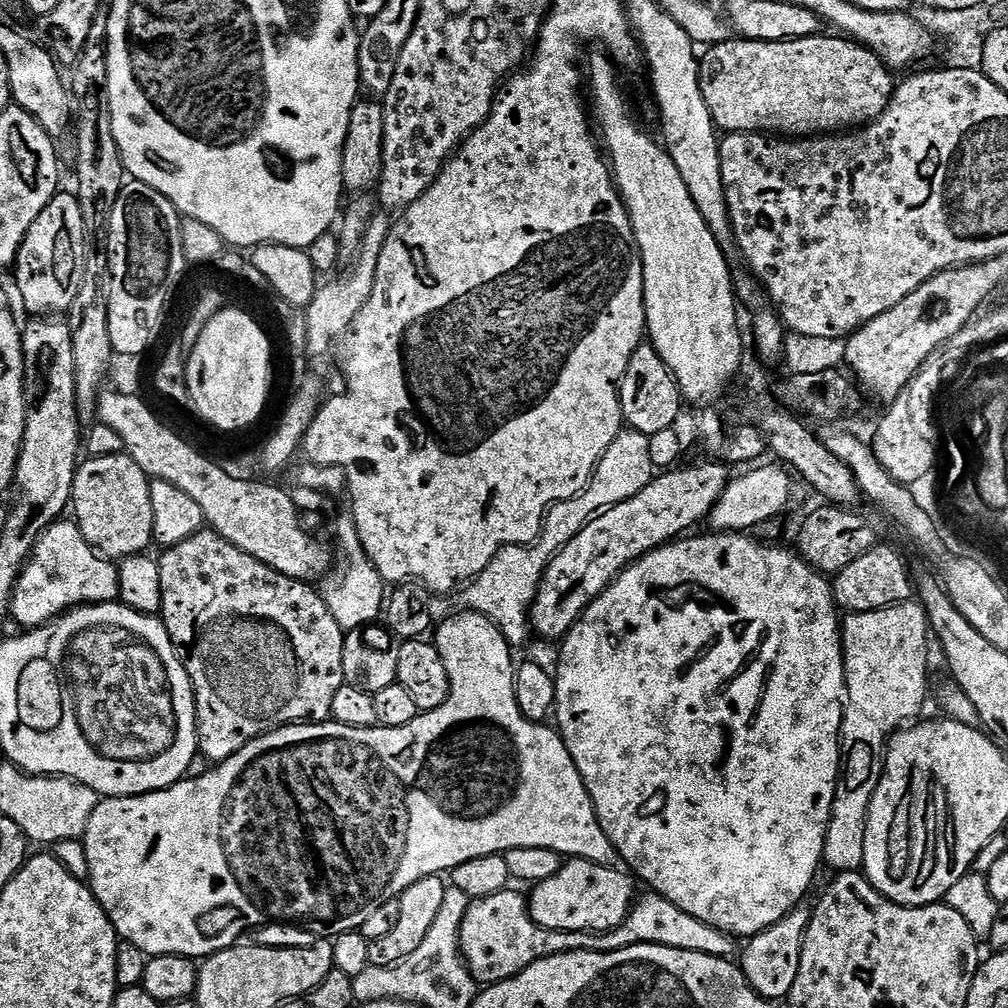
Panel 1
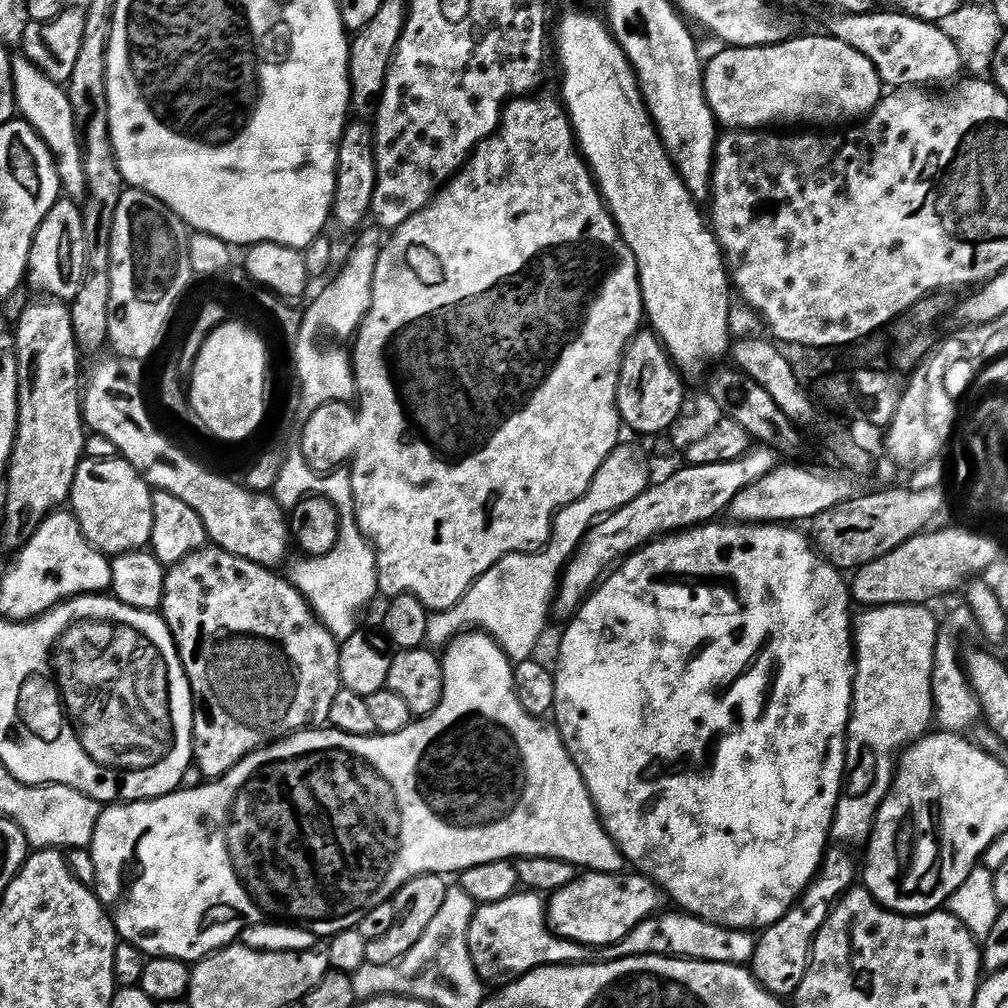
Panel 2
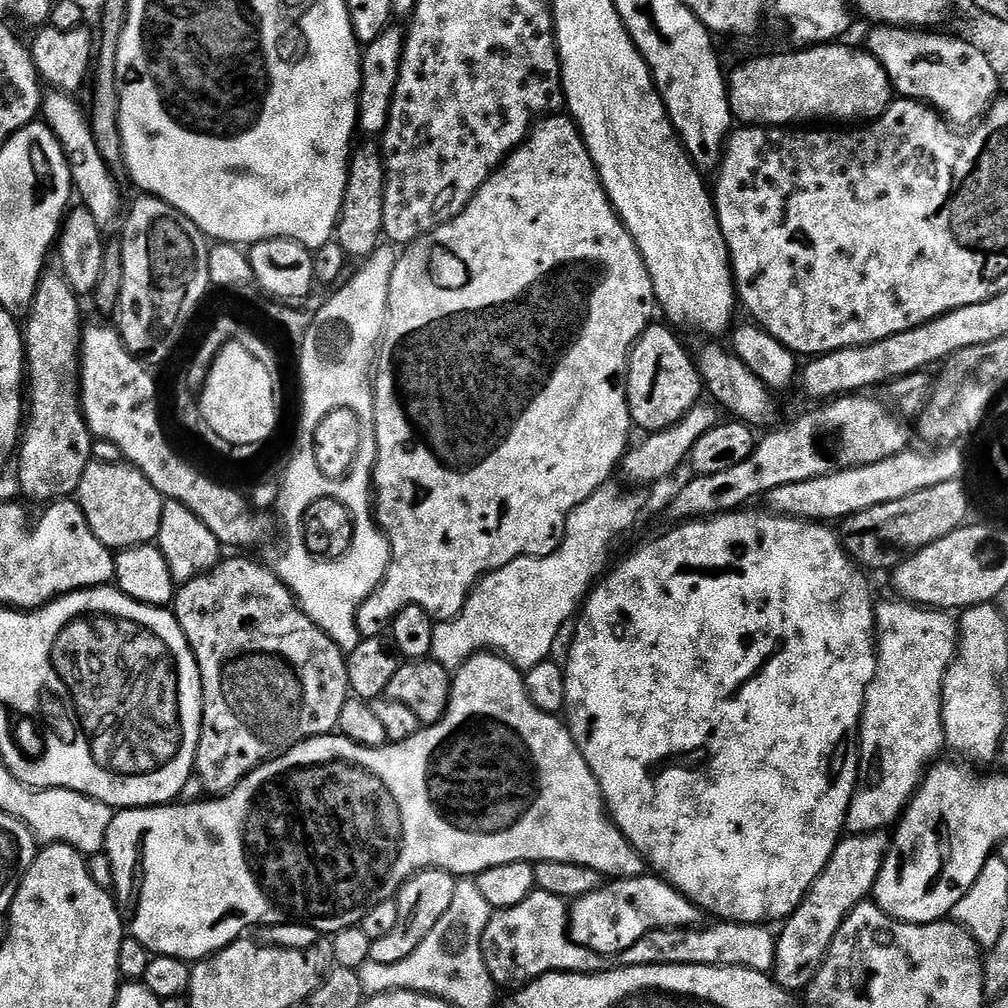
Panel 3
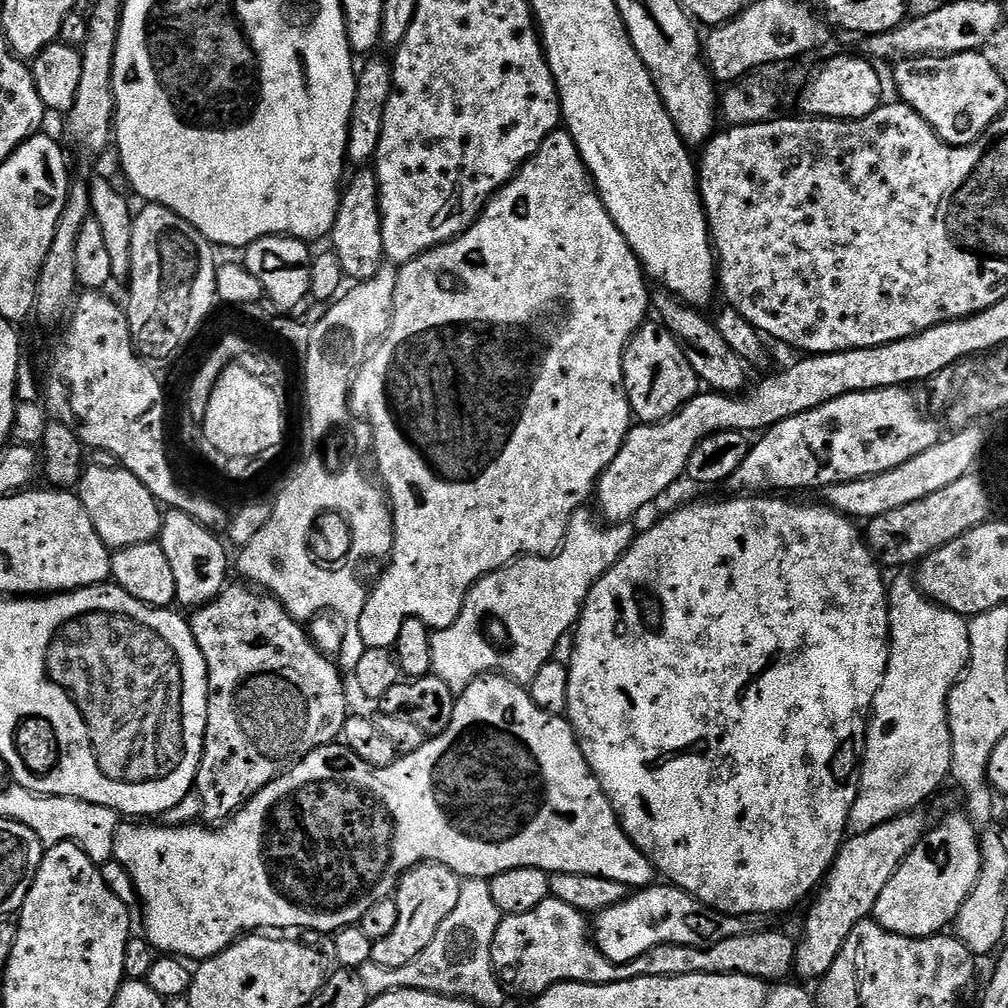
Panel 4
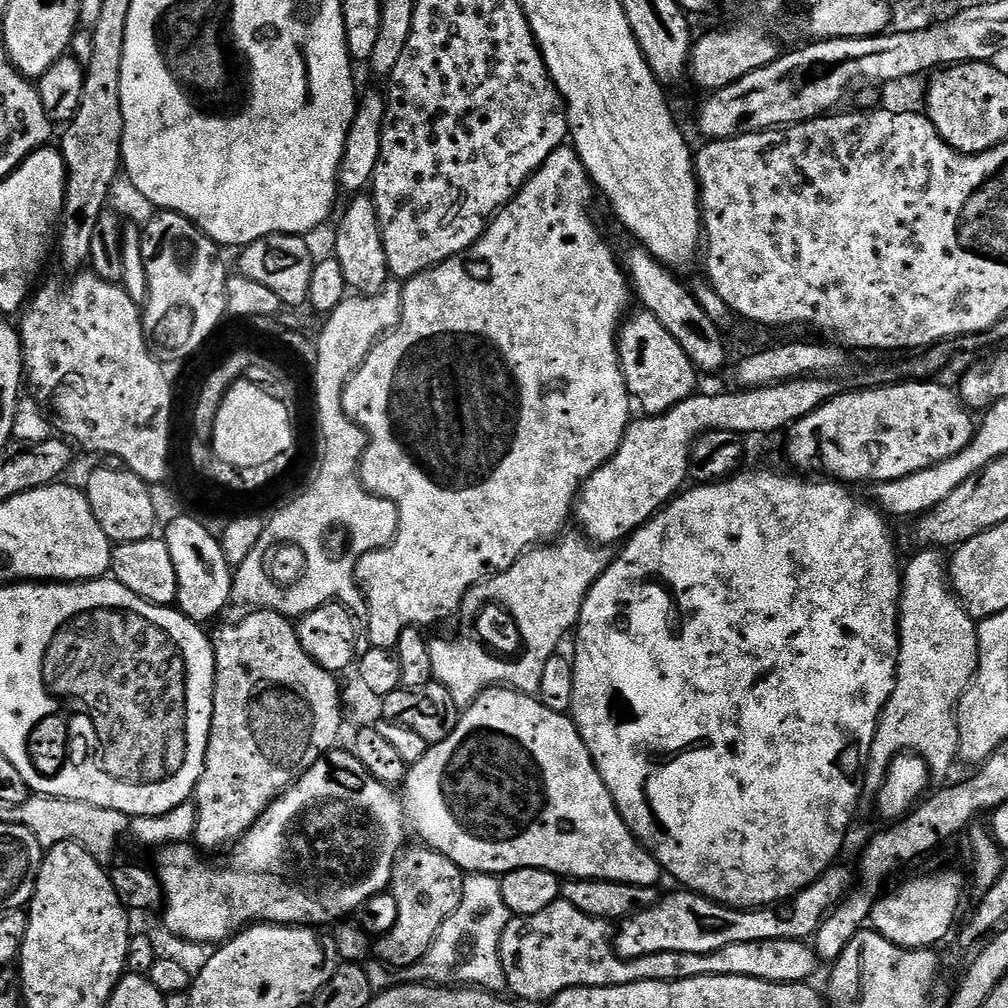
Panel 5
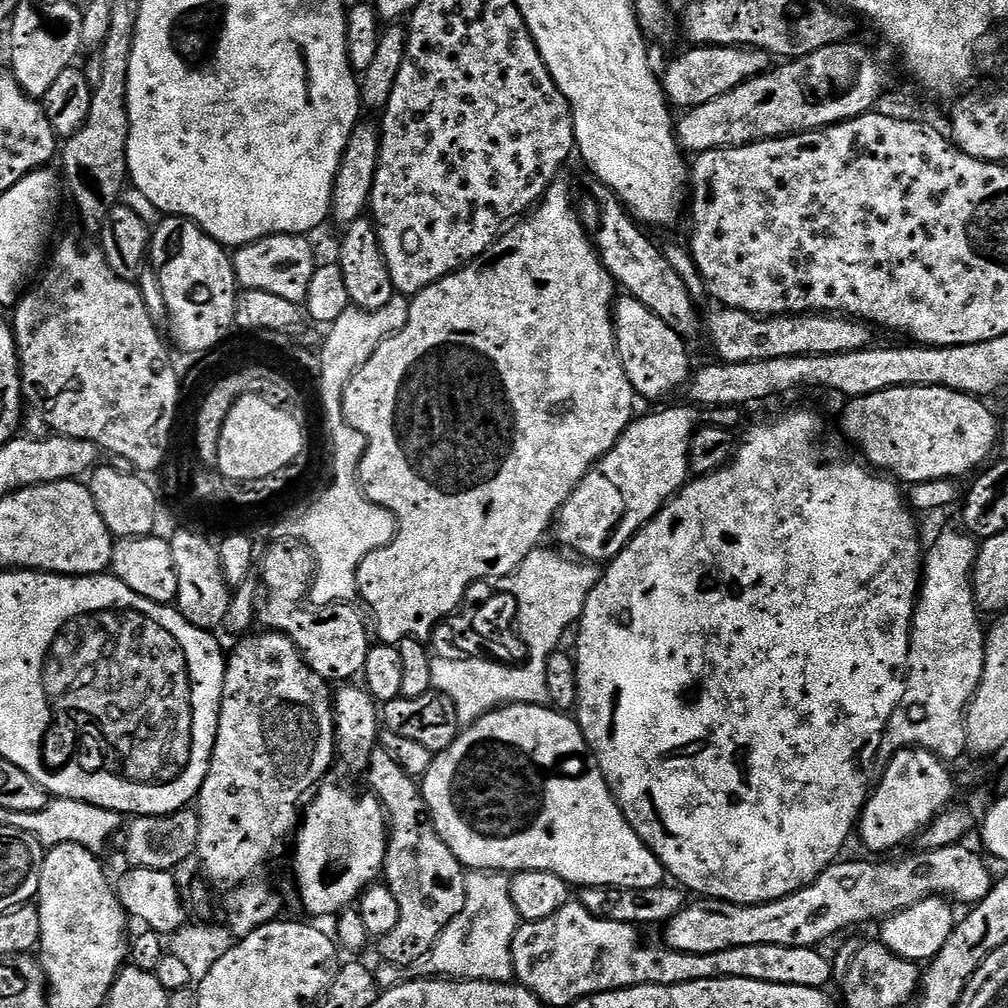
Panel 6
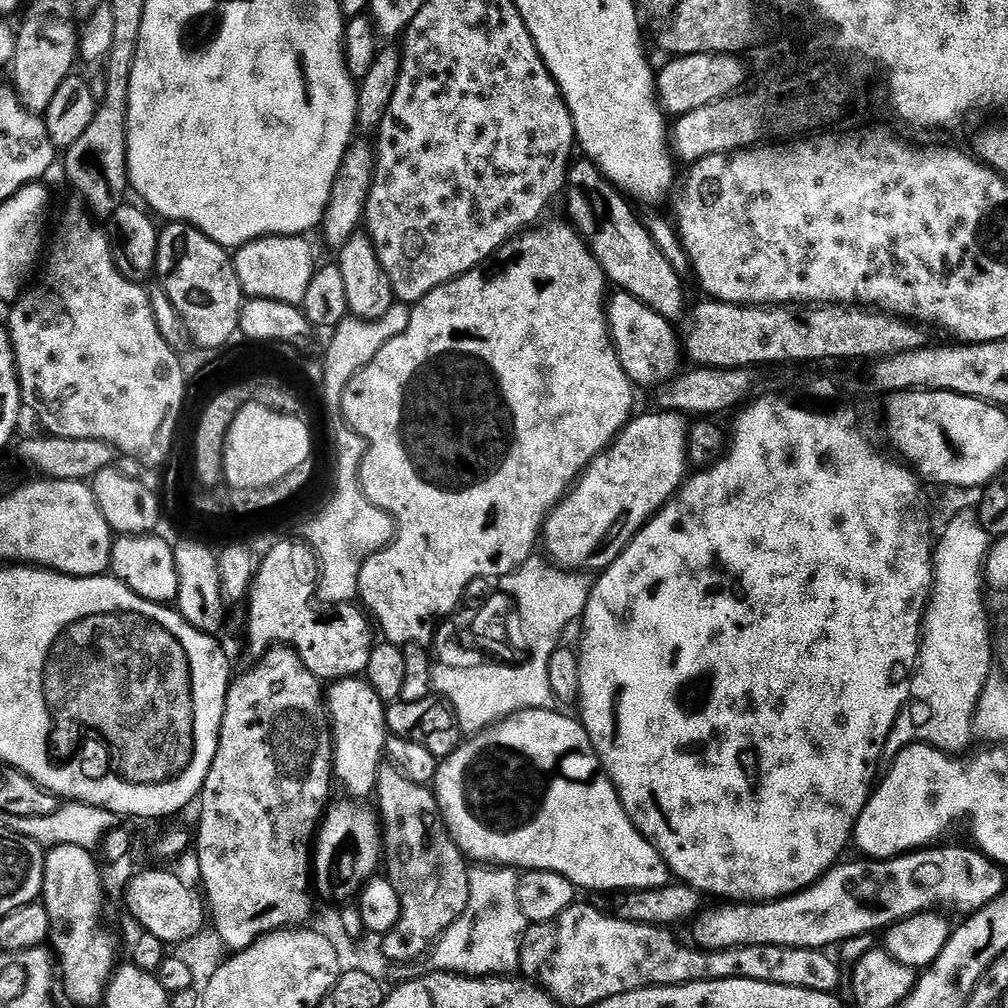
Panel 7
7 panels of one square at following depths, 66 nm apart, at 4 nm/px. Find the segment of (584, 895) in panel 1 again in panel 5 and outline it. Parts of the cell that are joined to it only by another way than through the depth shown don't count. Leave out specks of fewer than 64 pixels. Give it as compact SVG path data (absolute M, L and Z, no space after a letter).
M833 866L828 871L823 872L818 880L813 882L809 888L803 890L786 900L782 904L775 906L765 906L762 908L731 908L725 904L714 902L705 896L699 896L697 892L687 890L676 890L661 895L657 904L650 906L641 912L635 912L632 916L625 917L619 921L614 932L614 943L616 953L624 960L637 960L650 954L662 954L663 952L673 952L674 954L710 954L714 950L722 950L722 946L734 945L737 942L770 942L771 940L802 940L807 941L815 937L820 924L828 916L829 912L852 891L854 887L854 872L848 868Z

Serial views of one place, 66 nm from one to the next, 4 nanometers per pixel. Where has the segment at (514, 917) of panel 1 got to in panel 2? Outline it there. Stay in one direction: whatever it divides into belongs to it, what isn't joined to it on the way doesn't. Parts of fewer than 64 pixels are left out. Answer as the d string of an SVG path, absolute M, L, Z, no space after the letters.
M522 890L493 904L481 904L472 919L470 928L470 950L481 980L488 986L513 984L518 978L539 968L555 964L583 964L589 959L589 949L556 935L548 926L548 906L545 897L539 892Z

